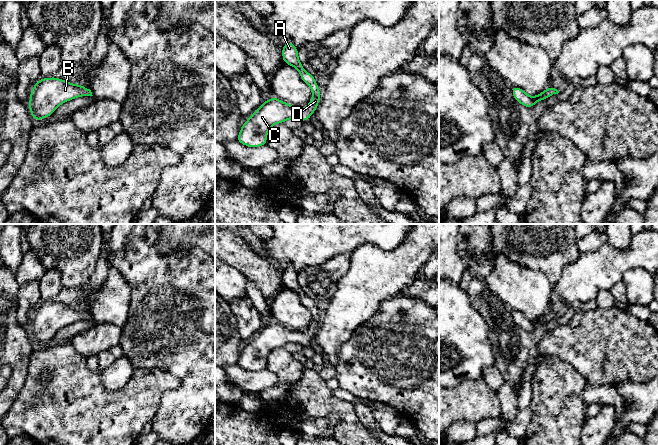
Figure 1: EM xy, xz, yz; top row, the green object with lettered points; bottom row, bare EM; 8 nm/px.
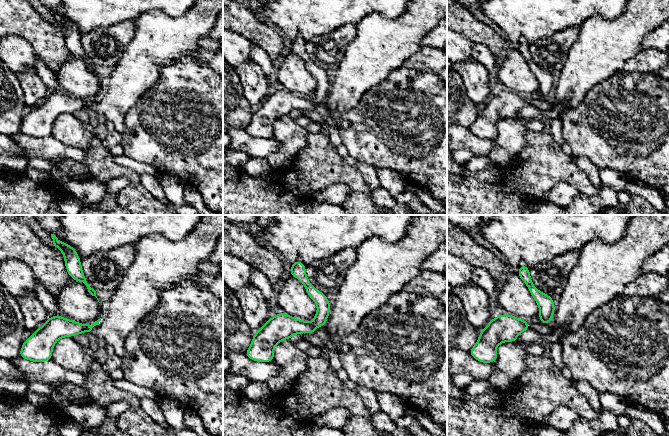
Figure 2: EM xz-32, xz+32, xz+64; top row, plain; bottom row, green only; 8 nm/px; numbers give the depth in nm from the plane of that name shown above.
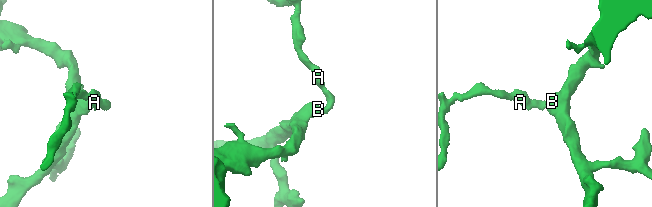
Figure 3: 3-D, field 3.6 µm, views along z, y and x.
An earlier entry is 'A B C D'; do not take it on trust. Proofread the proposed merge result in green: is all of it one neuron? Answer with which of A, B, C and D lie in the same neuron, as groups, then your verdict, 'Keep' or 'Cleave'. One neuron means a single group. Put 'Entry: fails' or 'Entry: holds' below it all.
Groups: A B C D. Keep
Entry: holds

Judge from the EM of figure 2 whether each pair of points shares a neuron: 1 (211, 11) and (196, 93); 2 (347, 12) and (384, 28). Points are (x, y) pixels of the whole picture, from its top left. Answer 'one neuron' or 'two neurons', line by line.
1: two neurons
2: two neurons

